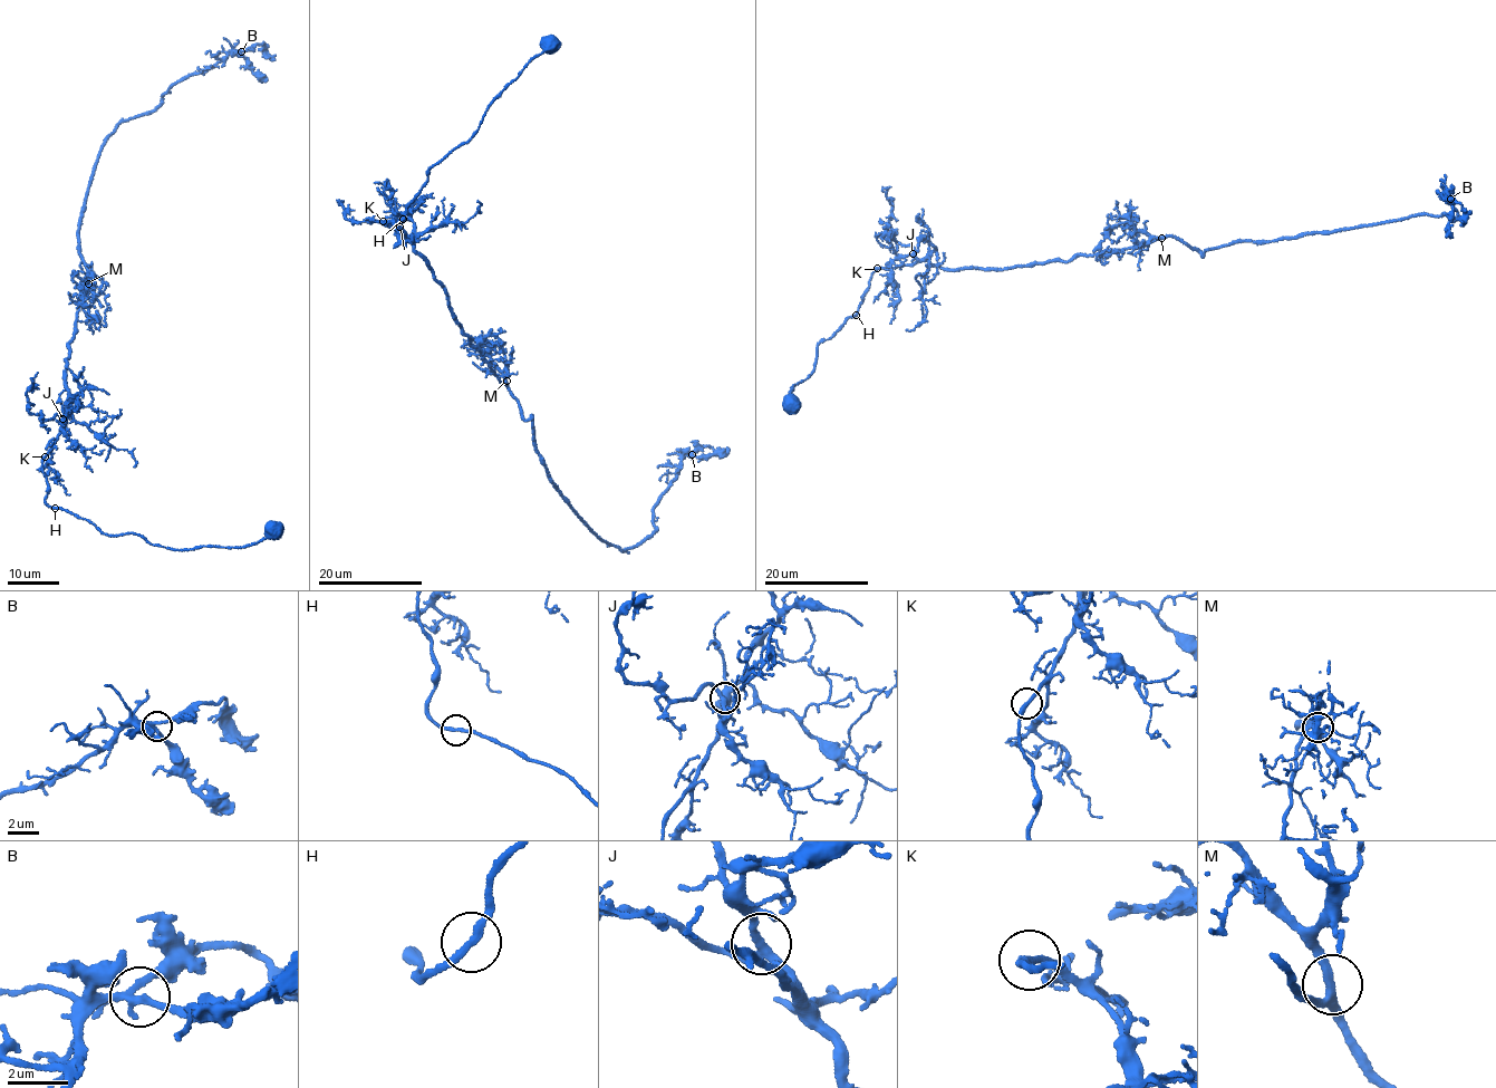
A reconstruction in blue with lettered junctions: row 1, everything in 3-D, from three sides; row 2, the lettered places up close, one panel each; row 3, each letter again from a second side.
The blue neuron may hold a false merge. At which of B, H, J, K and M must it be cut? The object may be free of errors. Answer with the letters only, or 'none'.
none

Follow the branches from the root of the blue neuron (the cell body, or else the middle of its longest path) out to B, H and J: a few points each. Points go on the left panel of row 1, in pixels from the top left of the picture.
B: (77, 319), (92, 272), (76, 232), (104, 145), (169, 87), (241, 51)
H: (77, 319), (66, 371), (68, 413), (42, 464), (45, 501), (55, 507)
J: (77, 319), (66, 371), (70, 396), (66, 403), (68, 413), (61, 420), (64, 422), (63, 419)

